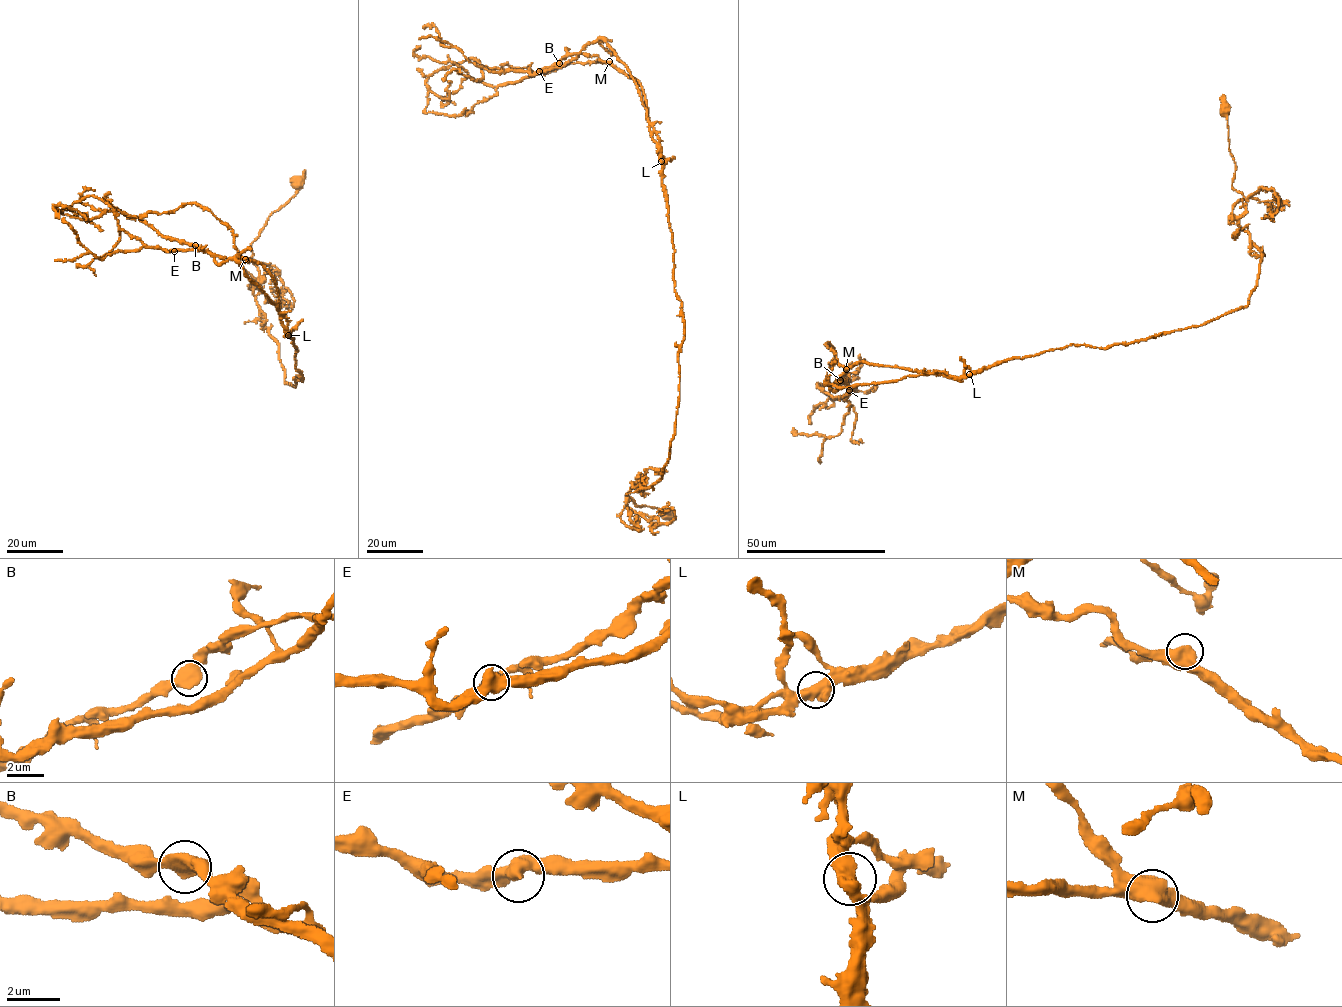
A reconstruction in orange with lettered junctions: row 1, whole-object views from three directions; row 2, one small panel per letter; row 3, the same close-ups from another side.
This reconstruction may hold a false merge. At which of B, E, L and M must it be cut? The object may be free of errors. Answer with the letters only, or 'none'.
L

